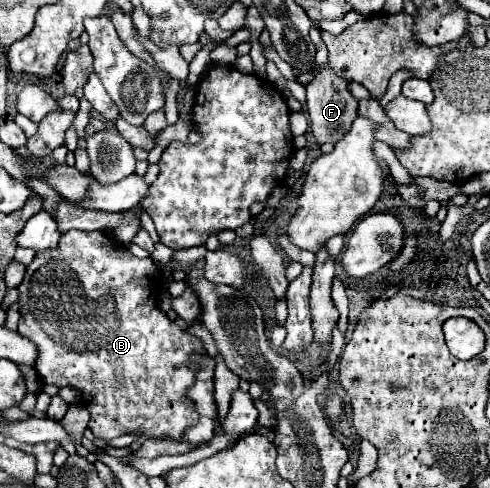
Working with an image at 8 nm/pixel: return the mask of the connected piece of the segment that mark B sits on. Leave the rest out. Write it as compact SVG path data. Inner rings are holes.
M69 230L65 234L61 234L59 246L53 250L45 250L41 254L35 254L33 262L27 266L25 278L19 286L19 330L21 336L29 338L35 346L37 346L37 362L35 362L35 370L39 372L39 376L43 378L45 384L55 384L57 388L61 386L73 386L81 390L81 404L91 412L91 422L89 428L91 432L101 438L101 440L113 440L125 434L133 434L139 440L145 438L169 438L169 440L181 440L185 434L185 428L193 426L199 422L199 414L195 410L195 404L187 398L187 390L193 386L195 382L195 370L189 366L191 364L191 356L195 354L205 354L203 352L203 340L189 334L187 330L183 330L181 326L177 326L173 320L169 320L169 316L159 310L157 306L157 296L161 292L161 268L151 260L151 258L137 258L131 252L127 252L127 248L109 232L83 232L83 230Z

